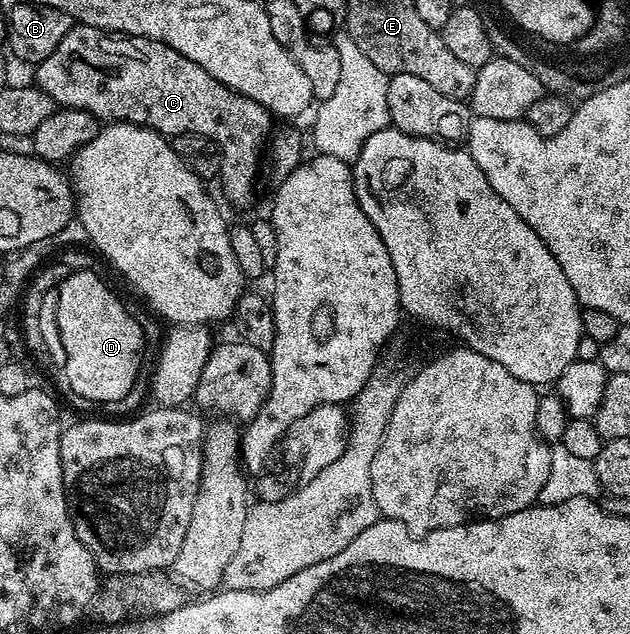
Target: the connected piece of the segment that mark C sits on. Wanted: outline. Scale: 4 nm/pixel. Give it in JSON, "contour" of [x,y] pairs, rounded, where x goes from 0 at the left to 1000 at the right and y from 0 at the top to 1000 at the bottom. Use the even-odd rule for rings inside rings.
{"contour":[[[119,36],[103,55],[103,62],[97,62],[97,68],[84,74],[84,87],[54,104],[52,115],[54,132],[65,144],[71,144],[71,150],[83,153],[89,167],[127,172],[148,180],[163,194],[203,191],[208,197],[229,197],[230,202],[246,203],[267,218],[286,216],[290,210],[330,216],[348,230],[354,243],[351,287],[354,285],[354,304],[360,309],[362,320],[386,330],[403,314],[411,233],[416,229],[419,233],[432,208],[433,180],[414,162],[371,147],[368,140],[357,137],[357,131],[338,125],[338,118],[332,118],[325,106],[313,106],[306,93],[294,93],[294,87],[275,80],[275,74],[229,58],[178,55],[167,46]]]}

